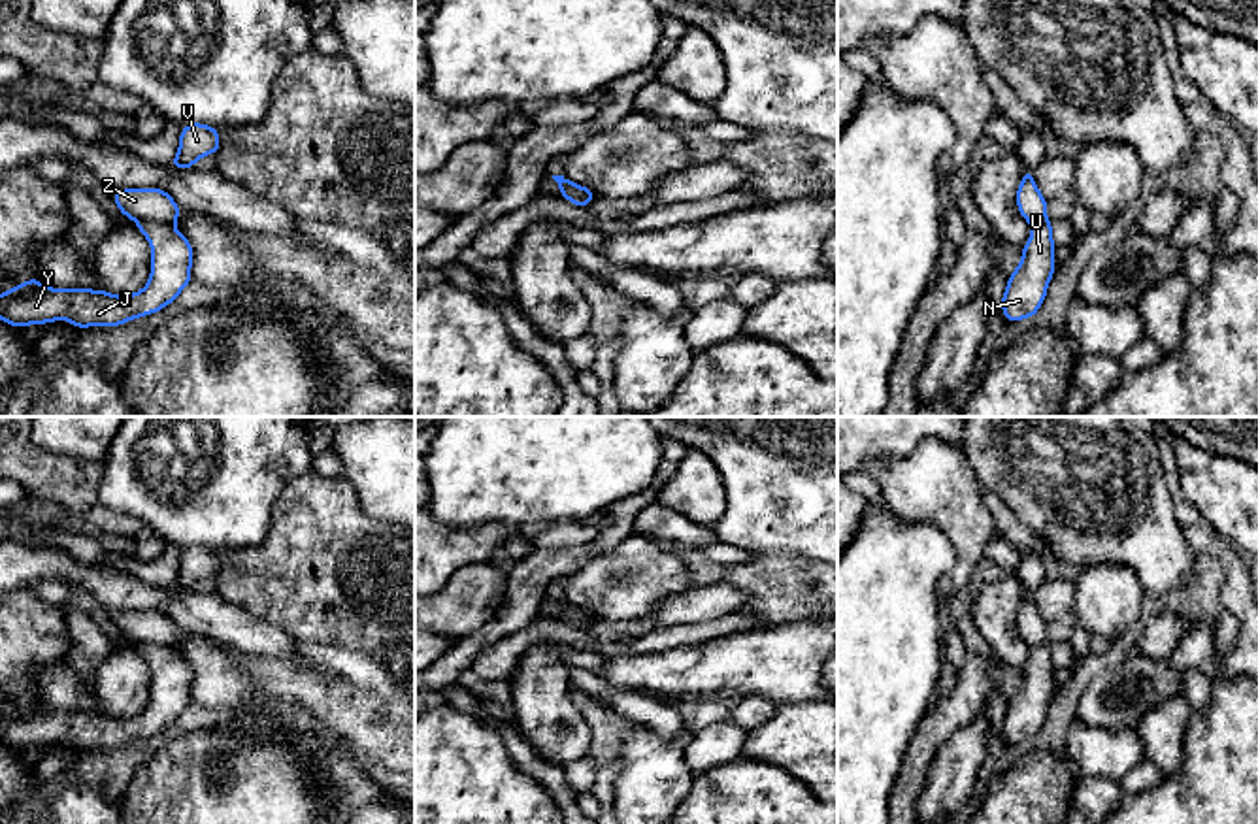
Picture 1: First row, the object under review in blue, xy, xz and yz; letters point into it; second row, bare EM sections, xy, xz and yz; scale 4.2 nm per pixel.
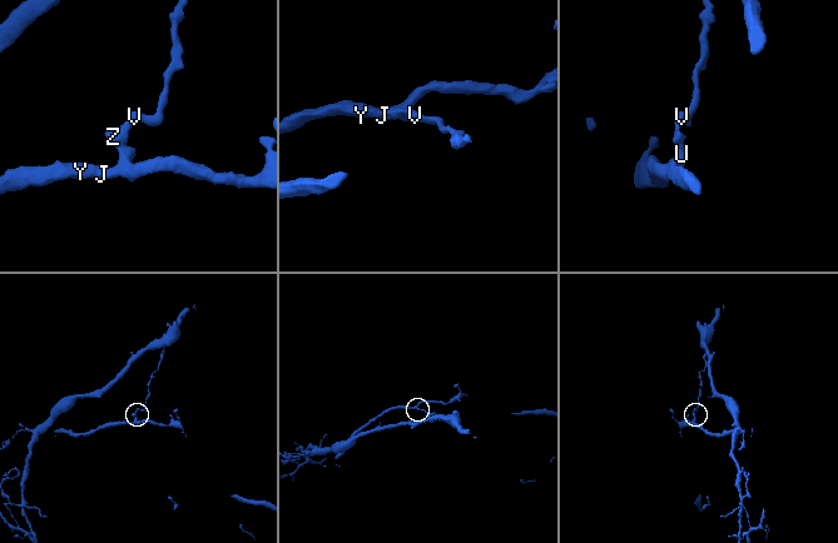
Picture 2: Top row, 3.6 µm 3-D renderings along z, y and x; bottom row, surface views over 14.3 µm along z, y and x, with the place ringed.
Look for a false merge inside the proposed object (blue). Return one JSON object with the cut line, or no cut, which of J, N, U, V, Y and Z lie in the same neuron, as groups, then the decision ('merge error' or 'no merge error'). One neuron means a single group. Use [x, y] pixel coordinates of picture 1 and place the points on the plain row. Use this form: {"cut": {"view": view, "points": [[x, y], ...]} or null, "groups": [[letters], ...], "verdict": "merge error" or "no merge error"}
{"cut": {"view": "xy", "points": [[172, 645], [142, 643], [138, 647]]}, "groups": [["J", "N", "U", "Y"], ["V", "Z"]], "verdict": "merge error"}

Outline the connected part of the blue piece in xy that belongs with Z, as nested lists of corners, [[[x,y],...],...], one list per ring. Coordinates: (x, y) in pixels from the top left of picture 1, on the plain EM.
[[[124,611],[111,615],[121,635],[132,643],[174,647],[181,635],[174,620],[162,611]]]

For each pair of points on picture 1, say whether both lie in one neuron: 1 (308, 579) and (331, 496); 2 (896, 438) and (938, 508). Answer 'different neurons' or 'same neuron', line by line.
1: same neuron
2: different neurons

